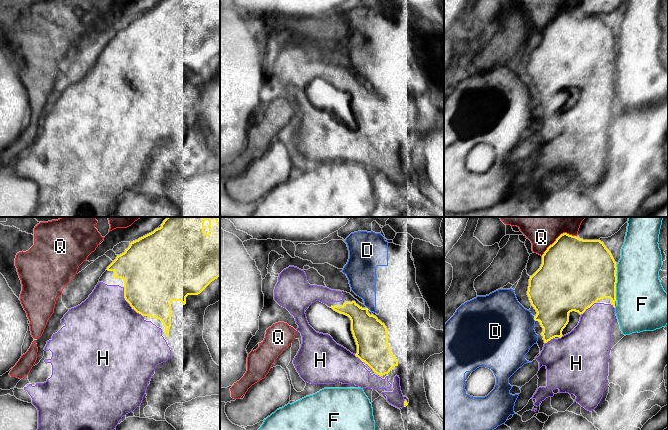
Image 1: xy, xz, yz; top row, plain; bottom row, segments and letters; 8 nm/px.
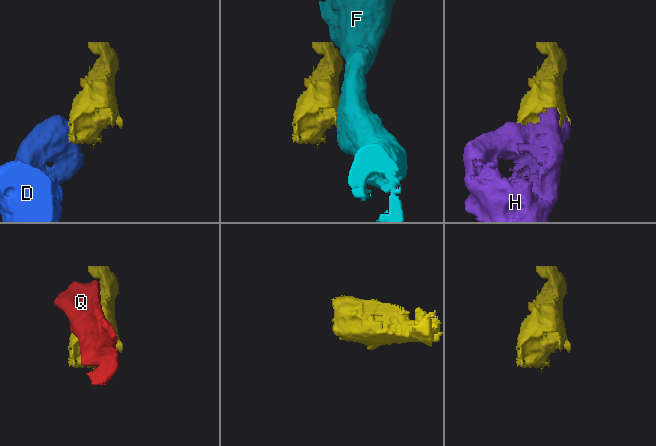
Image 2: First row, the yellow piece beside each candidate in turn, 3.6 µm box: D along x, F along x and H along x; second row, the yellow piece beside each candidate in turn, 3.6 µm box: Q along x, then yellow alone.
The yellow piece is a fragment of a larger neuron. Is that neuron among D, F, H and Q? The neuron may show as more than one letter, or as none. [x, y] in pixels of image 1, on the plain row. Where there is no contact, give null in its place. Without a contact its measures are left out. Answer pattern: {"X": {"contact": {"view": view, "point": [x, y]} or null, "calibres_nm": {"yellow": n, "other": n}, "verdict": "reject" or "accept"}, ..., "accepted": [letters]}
{"D": {"contact": {"view": "yz", "point": [534, 94]}, "calibres_nm": {"yellow": 380, "other": 460}, "verdict": "reject"}, "F": {"contact": {"view": "yz", "point": [615, 64]}, "calibres_nm": {"yellow": 440, "other": 400}, "verdict": "reject"}, "H": {"contact": {"view": "xy", "point": [127, 77]}, "calibres_nm": {"yellow": 440, "other": 500}, "verdict": "accept"}, "Q": {"contact": {"view": "yz", "point": [557, 14]}, "calibres_nm": {"yellow": 460, "other": 190}, "verdict": "reject"}, "accepted": ["H"]}

